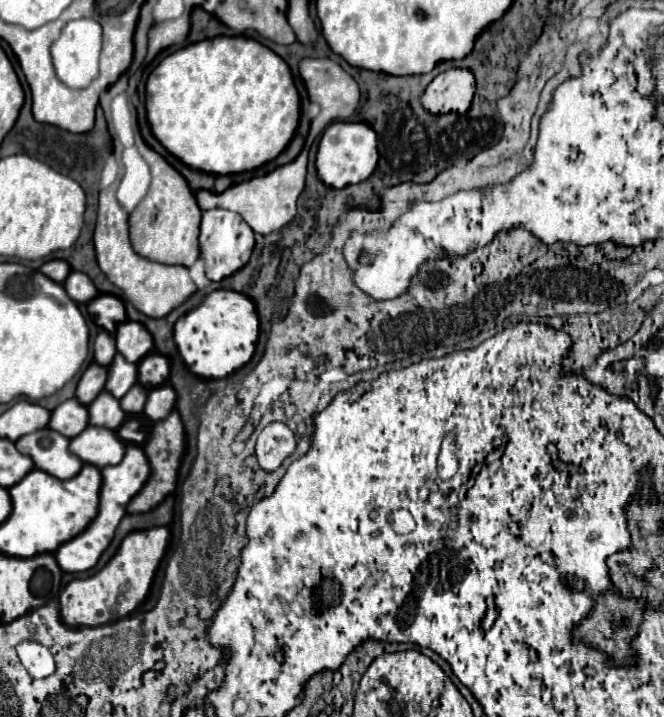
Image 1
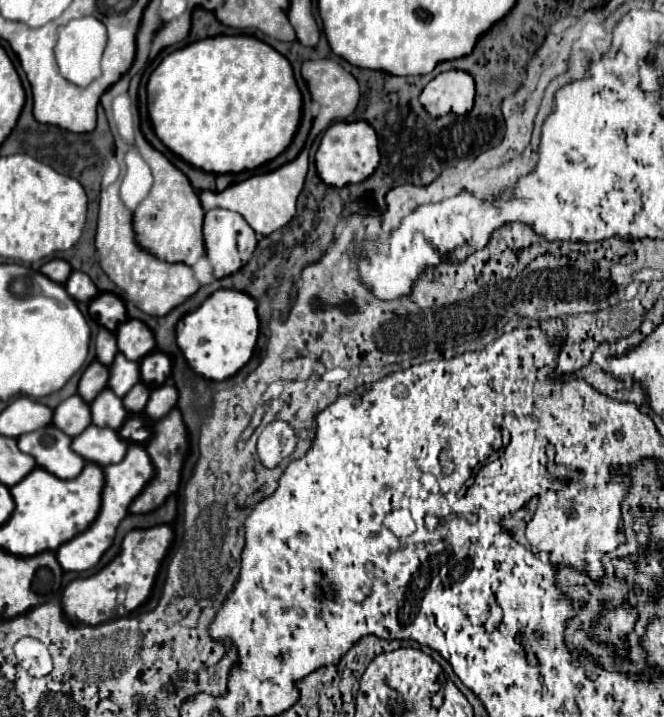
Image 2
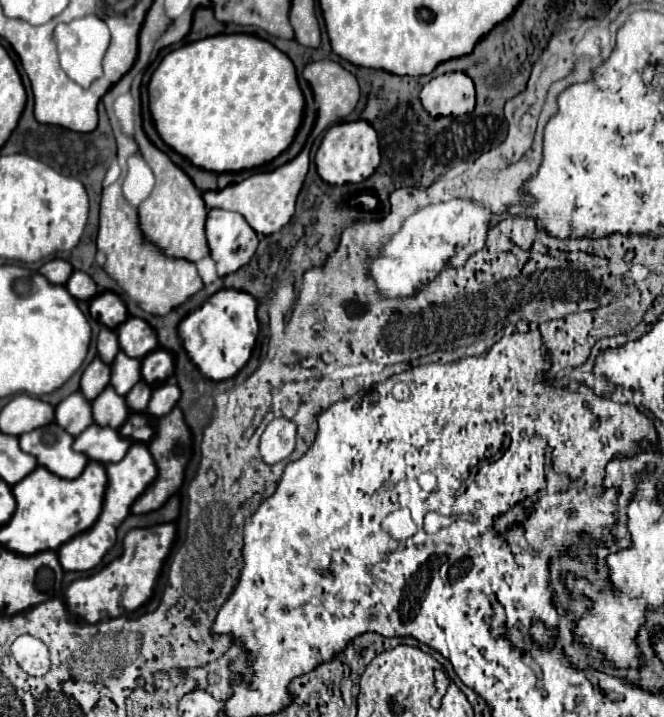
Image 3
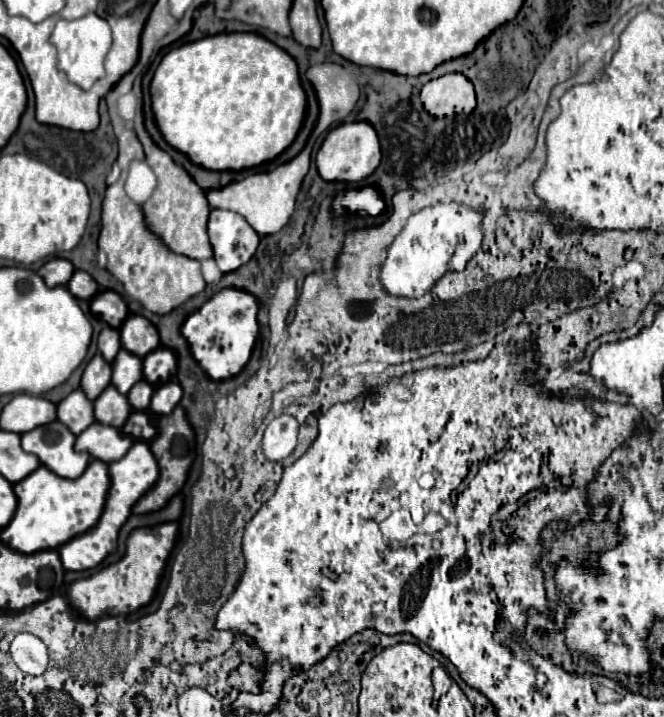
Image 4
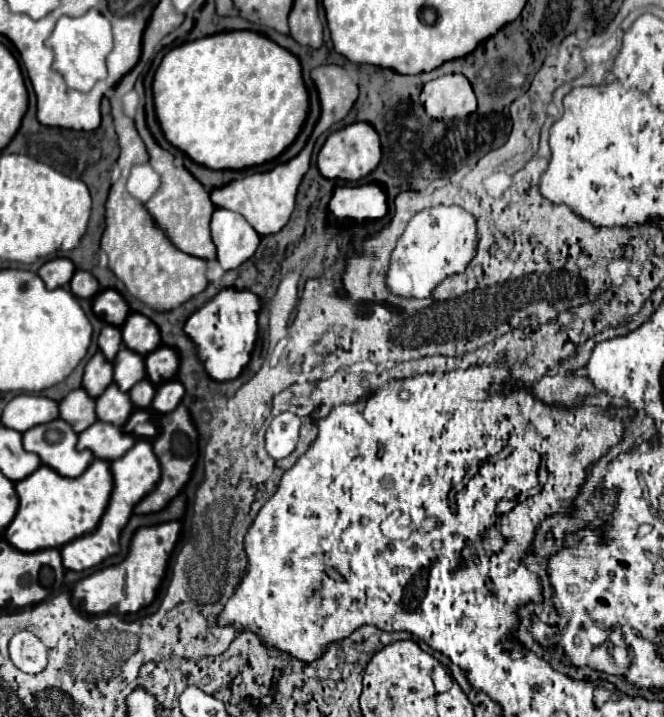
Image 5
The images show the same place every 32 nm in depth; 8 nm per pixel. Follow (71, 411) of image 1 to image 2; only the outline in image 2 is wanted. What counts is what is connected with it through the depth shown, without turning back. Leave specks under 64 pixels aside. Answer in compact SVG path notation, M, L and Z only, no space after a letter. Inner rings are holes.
M78 394L66 398L62 404L58 404L58 408L54 410L54 420L52 424L56 428L60 428L62 432L66 432L68 436L78 436L84 428L88 428L92 424L92 416L90 416L90 404L80 400Z

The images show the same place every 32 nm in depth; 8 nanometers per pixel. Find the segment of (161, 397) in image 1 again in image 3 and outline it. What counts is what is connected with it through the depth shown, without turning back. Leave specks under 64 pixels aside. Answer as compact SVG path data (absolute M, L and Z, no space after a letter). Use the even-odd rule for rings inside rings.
M164 384L152 392L152 400L148 404L148 414L154 418L166 416L180 400L178 384Z

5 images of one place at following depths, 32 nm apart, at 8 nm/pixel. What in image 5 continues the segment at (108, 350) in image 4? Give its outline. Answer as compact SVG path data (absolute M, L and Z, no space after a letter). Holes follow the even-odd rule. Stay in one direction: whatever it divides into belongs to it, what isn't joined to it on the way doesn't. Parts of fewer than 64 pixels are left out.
M106 324L98 336L98 344L100 344L100 350L104 352L104 356L108 360L114 360L116 358L116 352L120 350L122 346L122 340L120 340L120 328L112 328L110 324Z

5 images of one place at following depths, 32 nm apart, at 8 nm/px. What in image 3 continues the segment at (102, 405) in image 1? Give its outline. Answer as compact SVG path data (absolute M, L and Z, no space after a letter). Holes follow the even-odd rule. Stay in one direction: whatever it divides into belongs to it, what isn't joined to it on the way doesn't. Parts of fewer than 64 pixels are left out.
M112 386L104 388L104 392L92 402L92 412L94 412L94 422L100 426L110 426L110 428L120 428L124 420L128 418L130 410L126 406L126 398L116 394Z

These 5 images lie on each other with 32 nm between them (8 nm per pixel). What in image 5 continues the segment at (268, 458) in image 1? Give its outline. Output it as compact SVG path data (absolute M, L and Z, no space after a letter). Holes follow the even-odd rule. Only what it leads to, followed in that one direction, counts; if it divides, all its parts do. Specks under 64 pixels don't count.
M292 412L278 414L266 430L266 450L272 458L280 460L292 454L300 436L300 418Z

